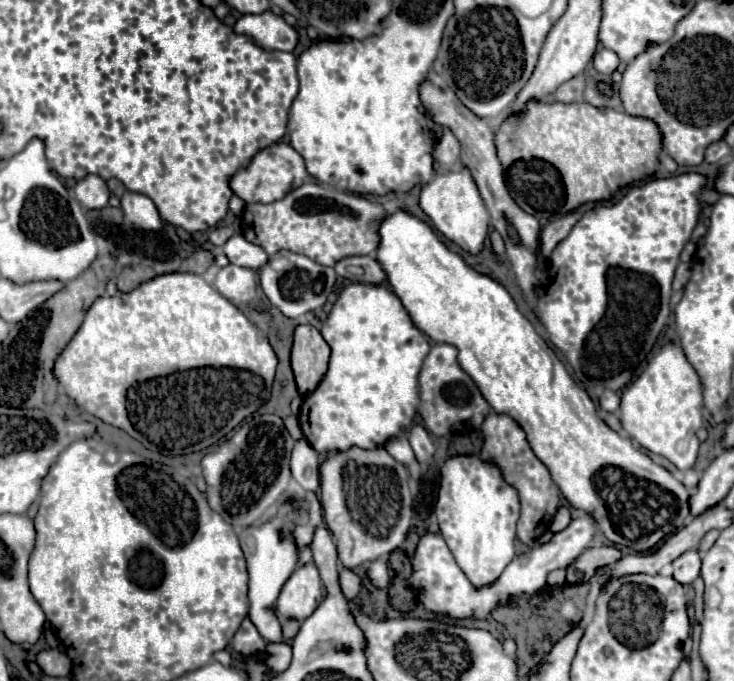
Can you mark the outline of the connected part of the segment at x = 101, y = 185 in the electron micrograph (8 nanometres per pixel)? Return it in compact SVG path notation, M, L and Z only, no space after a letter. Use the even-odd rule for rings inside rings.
M86 176L84 180L80 180L74 188L76 198L80 200L80 204L86 210L100 210L108 206L108 186L100 176Z

